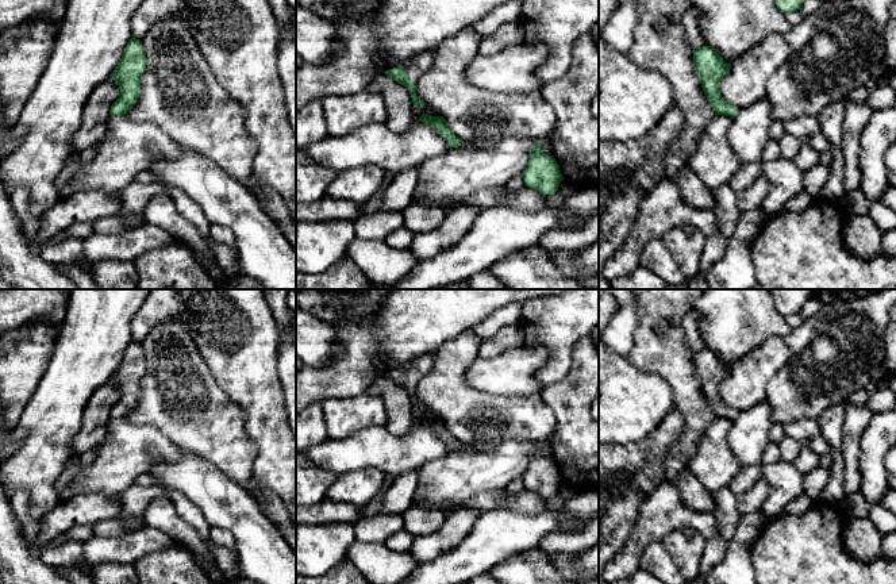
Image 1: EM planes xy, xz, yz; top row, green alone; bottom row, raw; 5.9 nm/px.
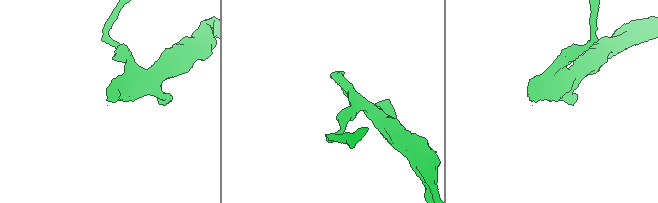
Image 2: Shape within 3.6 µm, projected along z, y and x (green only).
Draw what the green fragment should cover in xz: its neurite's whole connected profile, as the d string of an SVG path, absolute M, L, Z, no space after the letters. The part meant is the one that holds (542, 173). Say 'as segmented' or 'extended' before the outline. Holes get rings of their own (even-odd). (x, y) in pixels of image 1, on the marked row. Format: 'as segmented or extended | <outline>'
as segmented | M534 139L535 146L523 172L526 187L541 192L543 196L553 195L558 191L559 182L564 180L559 165L555 158L543 153L539 147L545 139Z

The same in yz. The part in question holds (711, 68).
as segmented | M703 46L693 50L693 65L715 115L734 119L739 108L726 101L719 91L720 81L730 73L731 64L727 64L714 47Z

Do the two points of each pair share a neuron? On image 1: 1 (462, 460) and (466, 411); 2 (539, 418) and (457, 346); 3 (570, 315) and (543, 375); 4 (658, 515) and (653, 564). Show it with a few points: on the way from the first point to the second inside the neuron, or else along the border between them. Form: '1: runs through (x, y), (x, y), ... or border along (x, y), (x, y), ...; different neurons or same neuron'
1: border along (464, 444), (477, 449), (495, 448); different neurons
2: runs through (510, 417), (479, 404), (457, 376); same neuron
3: runs through (560, 330), (558, 360); same neuron
4: border along (661, 540), (645, 550), (639, 567); different neurons

